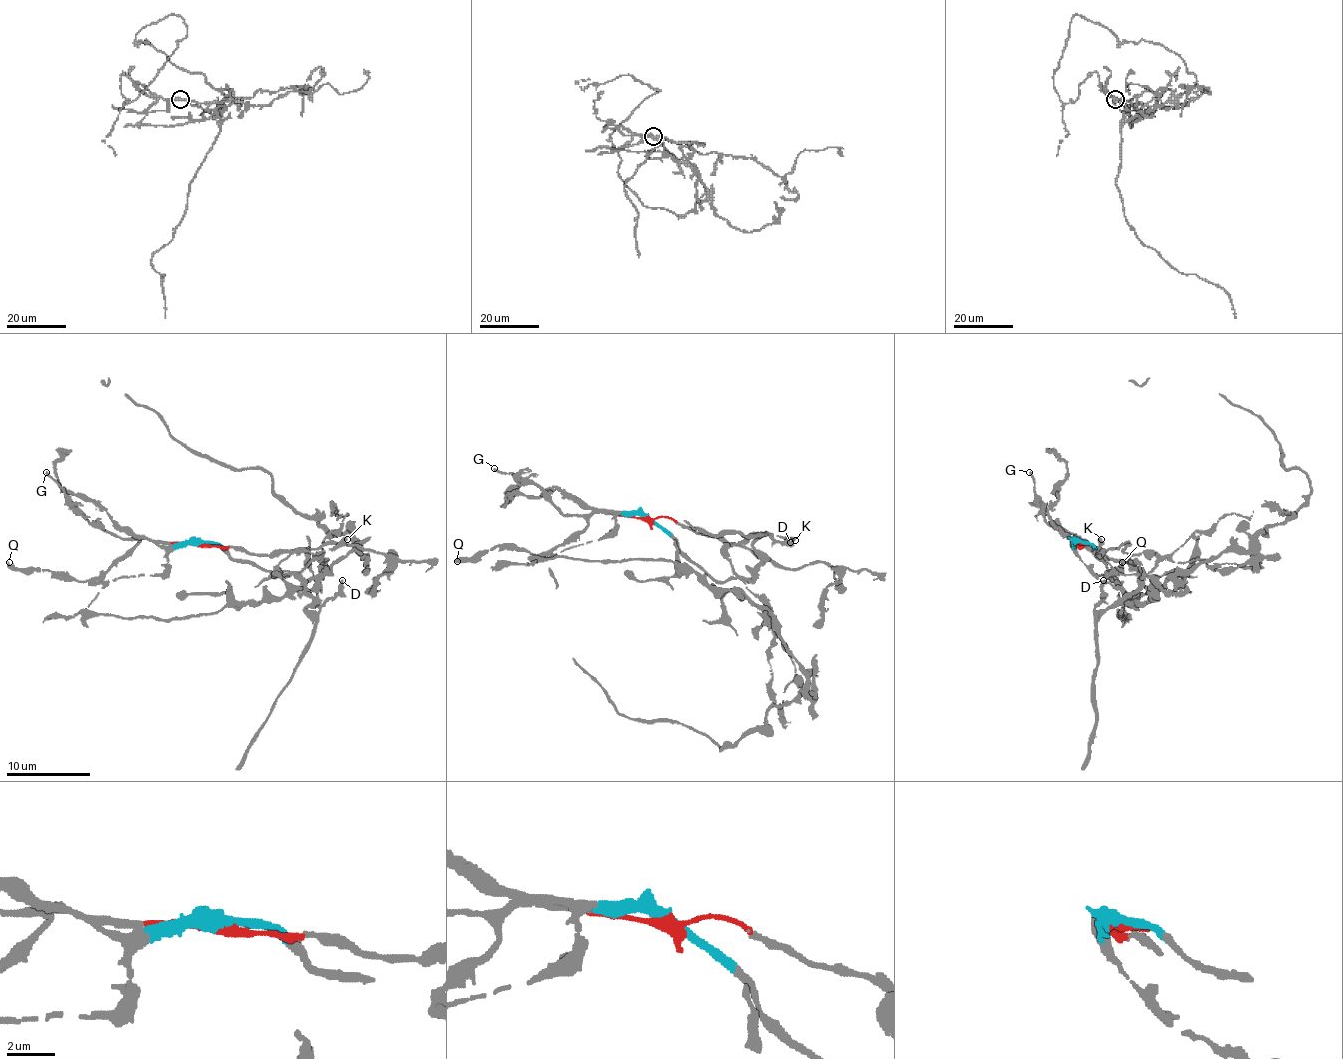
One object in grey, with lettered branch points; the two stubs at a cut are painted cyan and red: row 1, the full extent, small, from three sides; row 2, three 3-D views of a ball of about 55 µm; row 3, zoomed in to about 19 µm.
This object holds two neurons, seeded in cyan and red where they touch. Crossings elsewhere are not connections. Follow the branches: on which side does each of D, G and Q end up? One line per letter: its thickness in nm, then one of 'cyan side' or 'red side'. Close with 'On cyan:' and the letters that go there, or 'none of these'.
D: calibre 320 nm; cyan side
G: calibre 200 nm; red side
Q: calibre 380 nm; red side
On cyan: D

